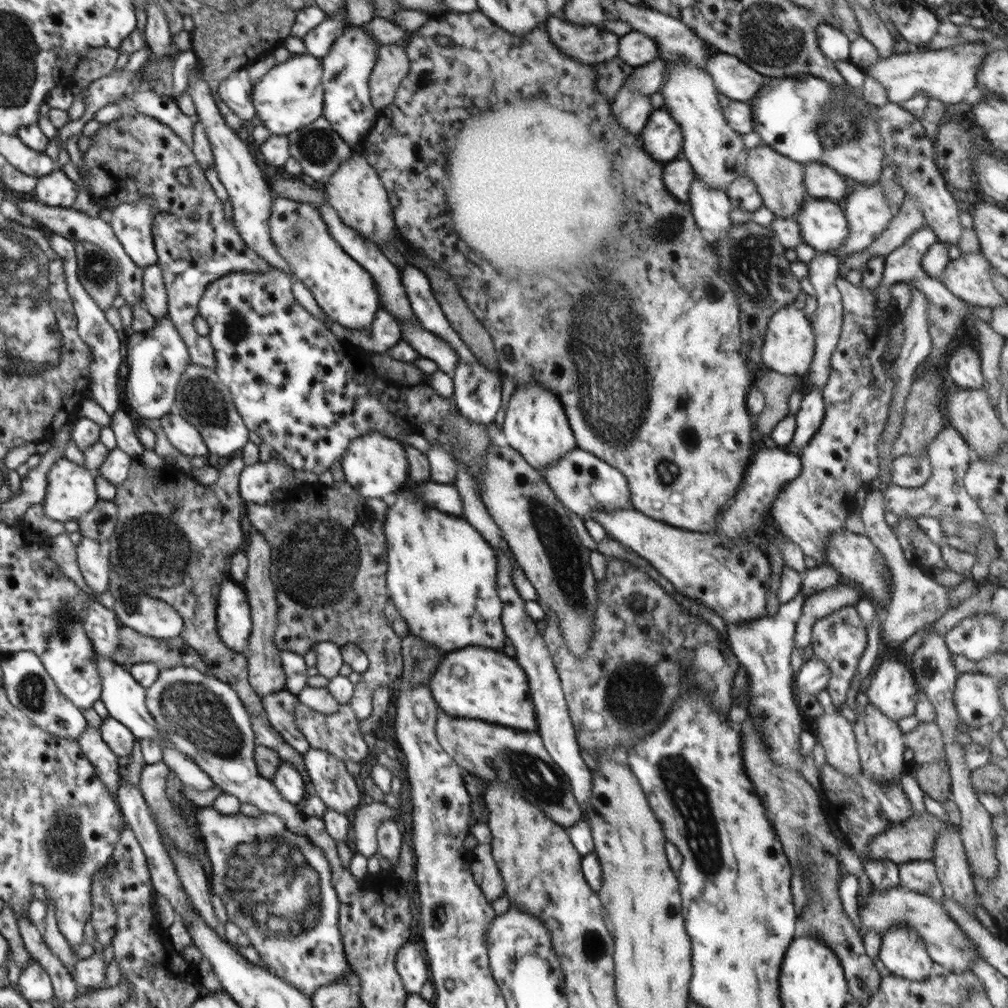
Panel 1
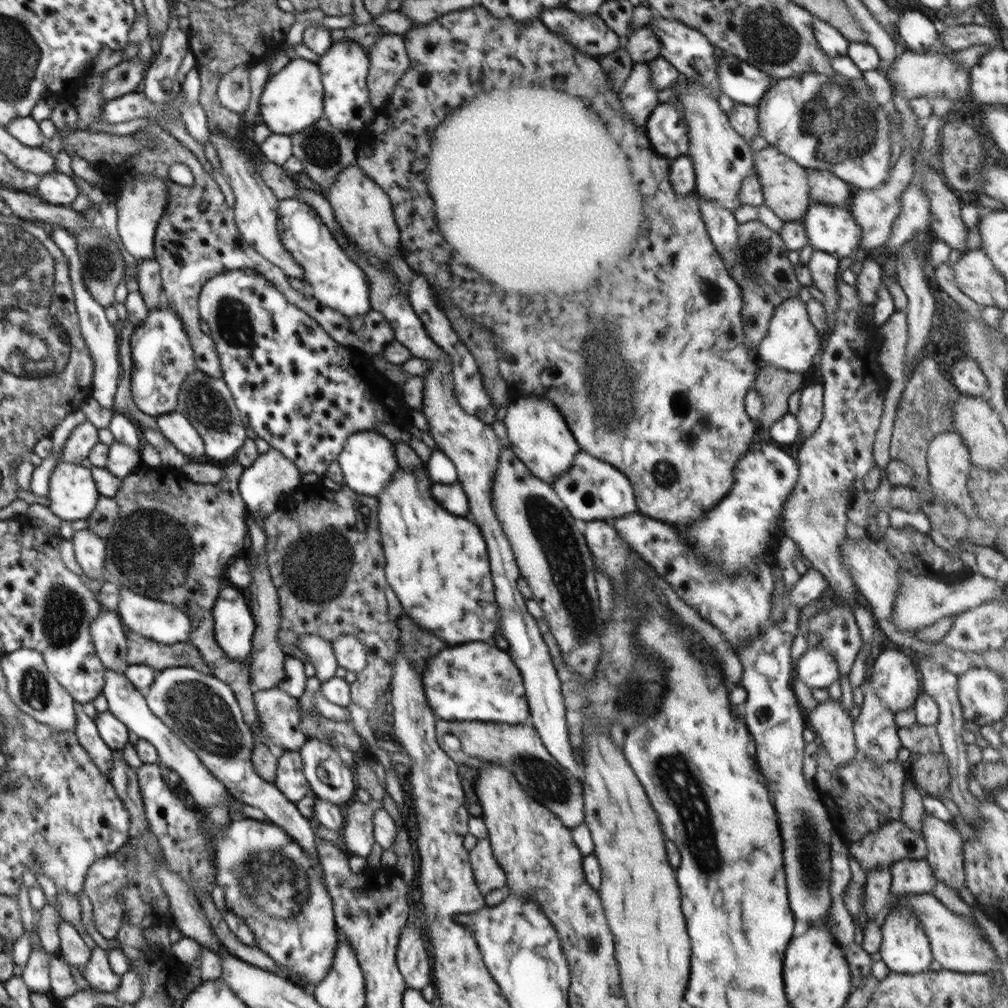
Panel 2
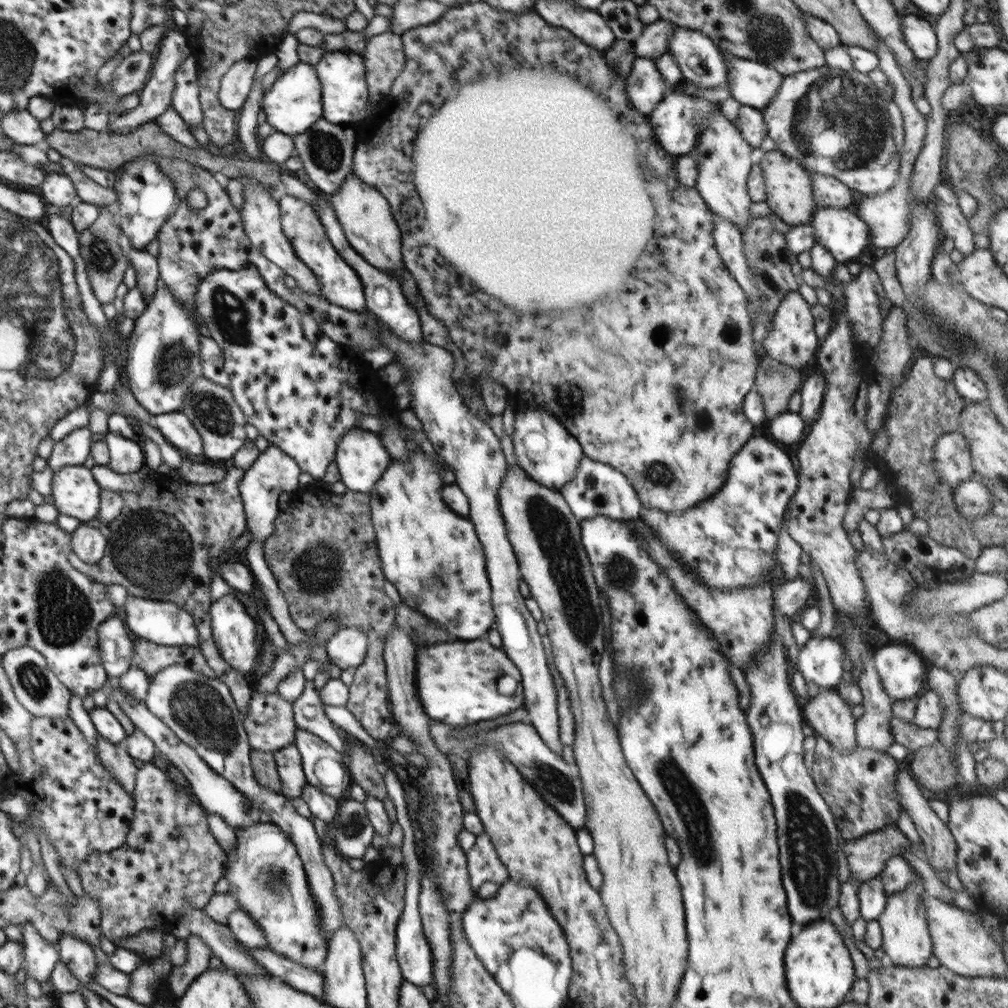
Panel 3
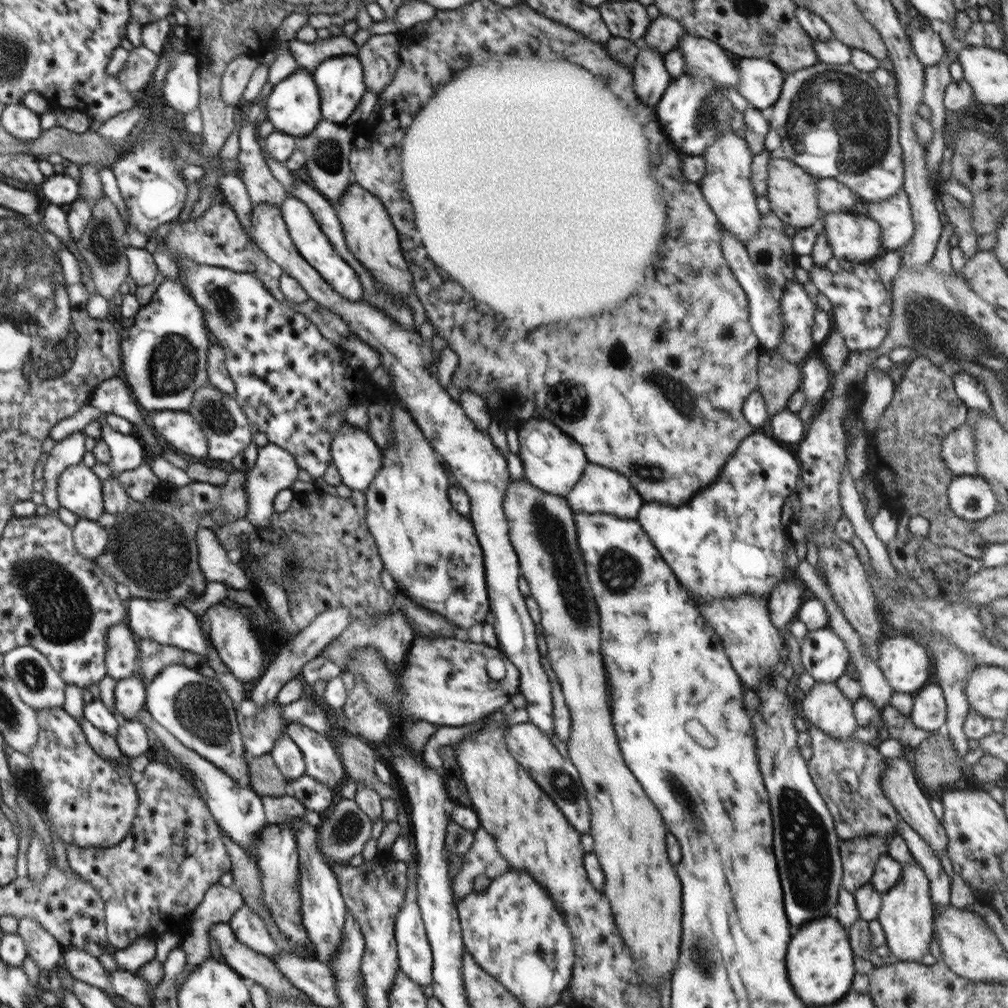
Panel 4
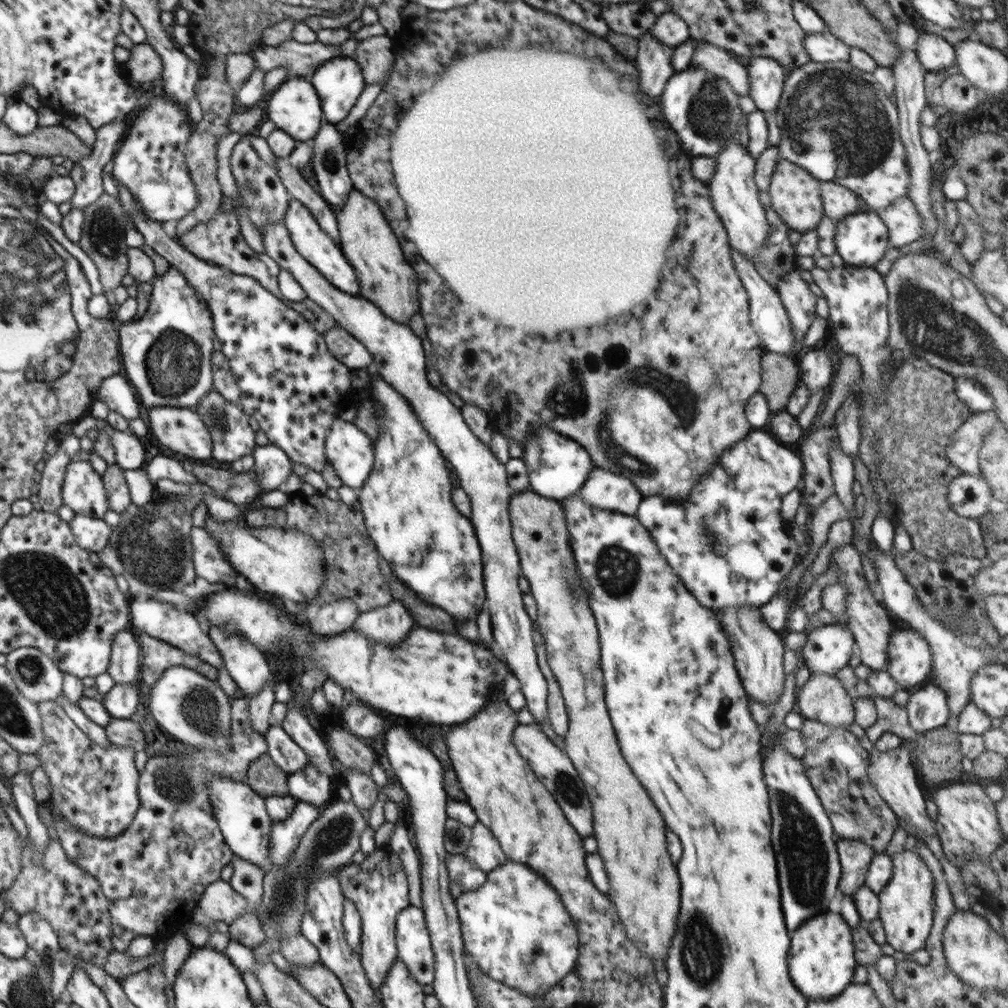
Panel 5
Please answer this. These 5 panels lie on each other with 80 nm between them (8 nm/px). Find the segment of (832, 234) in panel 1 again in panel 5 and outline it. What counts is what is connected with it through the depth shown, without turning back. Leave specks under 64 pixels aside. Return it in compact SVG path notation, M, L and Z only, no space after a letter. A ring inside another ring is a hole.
M873 211L835 221L833 239L844 262L855 267L874 267L890 248L888 227Z

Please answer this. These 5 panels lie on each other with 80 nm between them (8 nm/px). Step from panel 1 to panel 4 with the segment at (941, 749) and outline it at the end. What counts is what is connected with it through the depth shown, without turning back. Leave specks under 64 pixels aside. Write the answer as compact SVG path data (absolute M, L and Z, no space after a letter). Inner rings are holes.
M887 704L887 707L883 710L881 718L884 722L885 737L899 740L908 752L930 735L929 731L916 728L909 715L898 712L890 704Z

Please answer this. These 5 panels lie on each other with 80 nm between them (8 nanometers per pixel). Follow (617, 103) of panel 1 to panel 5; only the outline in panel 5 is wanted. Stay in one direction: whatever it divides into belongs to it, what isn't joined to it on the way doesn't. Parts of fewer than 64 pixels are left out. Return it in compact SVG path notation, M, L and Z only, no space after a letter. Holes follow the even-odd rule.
M652 30L644 32L638 40L639 48L634 60L636 70L640 70L640 76L644 76L644 92L648 96L656 96L657 101L666 83L675 74L671 65L674 48L666 47L658 39L654 39Z

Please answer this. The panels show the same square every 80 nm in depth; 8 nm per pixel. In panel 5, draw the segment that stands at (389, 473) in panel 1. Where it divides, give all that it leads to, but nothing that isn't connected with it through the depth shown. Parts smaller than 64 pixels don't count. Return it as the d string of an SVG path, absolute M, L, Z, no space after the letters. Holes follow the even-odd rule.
M338 417L328 431L325 453L328 464L334 467L343 485L360 490L374 466L371 438L354 423Z

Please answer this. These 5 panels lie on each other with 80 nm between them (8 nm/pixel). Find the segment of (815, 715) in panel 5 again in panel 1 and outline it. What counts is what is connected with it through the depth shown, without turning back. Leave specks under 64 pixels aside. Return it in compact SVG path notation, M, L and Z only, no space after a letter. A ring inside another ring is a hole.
M835 708L814 717L817 740L825 750L826 762L842 775L856 776L861 770L861 759L853 731L853 723L836 712Z

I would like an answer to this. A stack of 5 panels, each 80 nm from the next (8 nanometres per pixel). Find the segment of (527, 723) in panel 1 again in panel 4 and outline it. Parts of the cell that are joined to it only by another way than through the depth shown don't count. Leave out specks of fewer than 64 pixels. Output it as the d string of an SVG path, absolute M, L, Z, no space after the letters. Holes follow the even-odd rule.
M415 637L407 654L405 669L393 674L383 661L381 652L374 647L355 648L351 660L342 666L343 672L361 674L368 690L379 700L399 706L416 719L443 726L462 726L483 721L491 714L510 709L510 698L519 692L520 673L510 659L504 658L498 648L485 643L462 642L454 637L428 639ZM501 657L506 676L494 680L486 671L490 658Z

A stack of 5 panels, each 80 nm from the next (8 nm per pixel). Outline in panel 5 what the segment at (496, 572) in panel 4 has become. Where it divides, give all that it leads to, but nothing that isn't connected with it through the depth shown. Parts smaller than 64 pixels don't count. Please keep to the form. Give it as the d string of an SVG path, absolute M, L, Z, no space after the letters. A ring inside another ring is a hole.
M268 223L261 230L262 242L267 255L275 260L282 269L286 269L302 286L306 292L307 300L314 301L321 306L328 314L334 317L337 324L344 330L347 330L354 338L357 338L373 356L373 370L378 372L381 377L390 383L409 403L413 411L417 414L418 420L423 424L424 430L434 439L436 446L441 450L450 469L454 470L458 484L466 495L470 498L472 522L478 543L480 543L481 560L483 563L483 583L485 586L485 606L491 614L492 636L495 640L495 646L499 657L511 668L511 672L518 678L521 690L526 699L526 708L536 718L537 722L548 720L548 687L546 679L538 666L538 657L534 646L534 622L526 612L523 603L523 594L520 590L518 579L522 576L521 566L516 545L512 539L512 526L510 523L509 504L511 492L508 486L508 477L505 464L498 461L498 458L490 451L490 447L485 445L464 422L461 408L456 407L449 399L446 393L435 388L430 384L426 377L426 354L422 347L422 339L418 337L408 325L394 322L387 317L372 301L356 295L348 295L326 280L302 255L295 249L294 243L290 238L288 229L284 223Z

